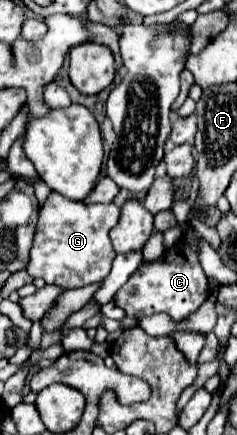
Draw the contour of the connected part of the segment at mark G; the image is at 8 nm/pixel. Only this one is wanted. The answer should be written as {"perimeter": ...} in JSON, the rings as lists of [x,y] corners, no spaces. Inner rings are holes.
{"perimeter":[[[52,193],[40,207],[40,219],[30,249],[30,261],[26,271],[32,277],[40,277],[46,283],[56,283],[66,289],[84,287],[102,281],[112,267],[116,251],[108,239],[108,231],[118,223],[120,207],[108,205],[84,205]]]}

